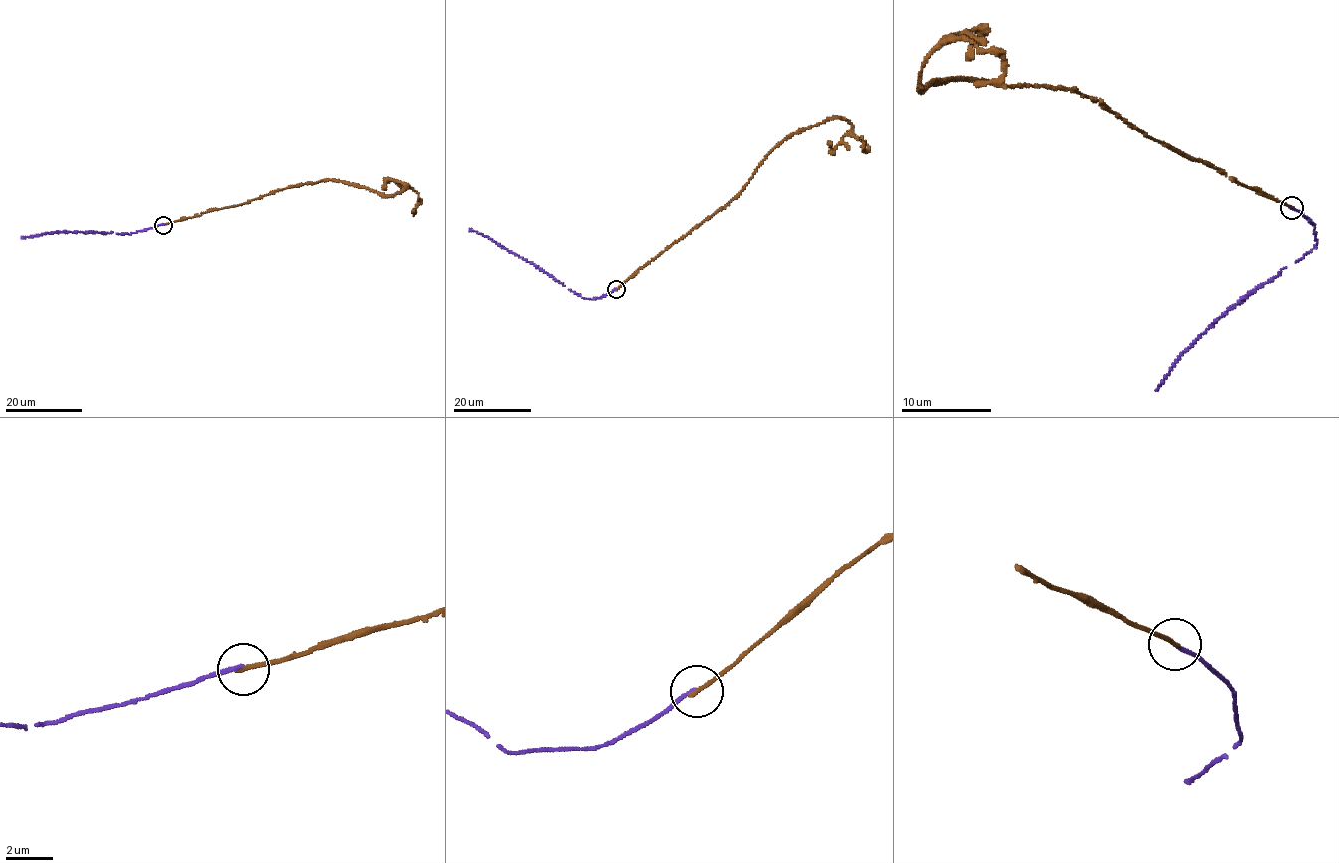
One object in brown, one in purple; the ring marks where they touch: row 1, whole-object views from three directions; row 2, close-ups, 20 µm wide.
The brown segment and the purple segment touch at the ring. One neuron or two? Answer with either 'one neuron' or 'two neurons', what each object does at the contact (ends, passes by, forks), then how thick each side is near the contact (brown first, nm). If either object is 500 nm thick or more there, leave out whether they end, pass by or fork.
two neurons | brown ends | purple ends | 170/160 nm

